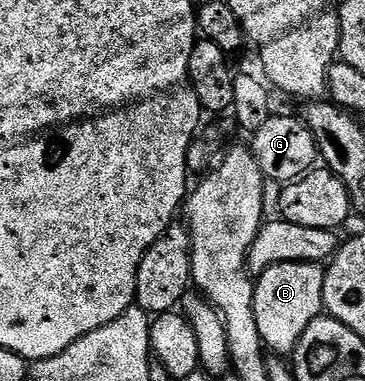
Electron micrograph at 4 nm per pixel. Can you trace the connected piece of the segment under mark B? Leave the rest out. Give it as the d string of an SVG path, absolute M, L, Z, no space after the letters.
M281 263L268 268L263 275L257 276L254 284L254 316L256 329L260 329L260 337L267 352L278 357L293 356L304 329L308 329L308 325L312 325L312 321L323 314L325 280L326 267L320 263Z

